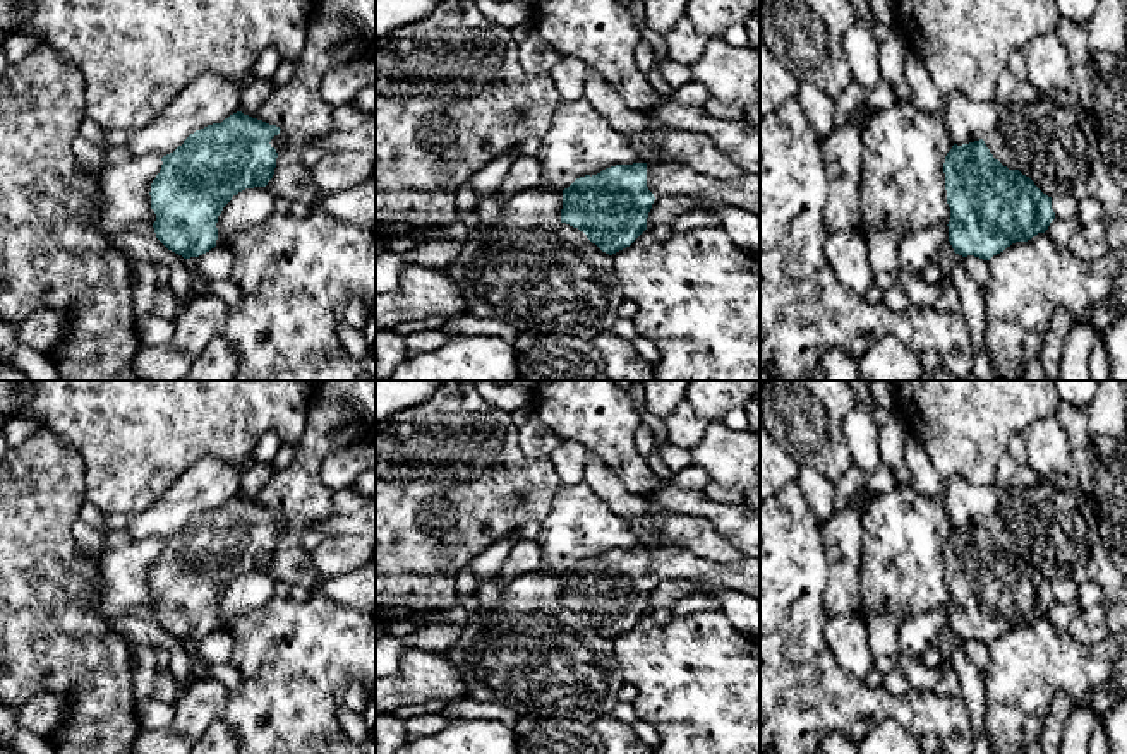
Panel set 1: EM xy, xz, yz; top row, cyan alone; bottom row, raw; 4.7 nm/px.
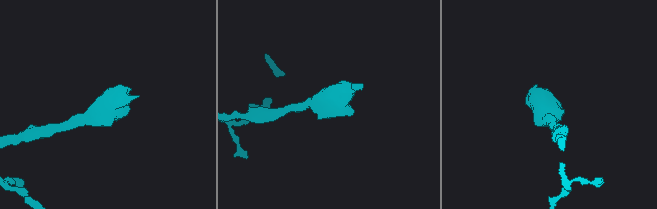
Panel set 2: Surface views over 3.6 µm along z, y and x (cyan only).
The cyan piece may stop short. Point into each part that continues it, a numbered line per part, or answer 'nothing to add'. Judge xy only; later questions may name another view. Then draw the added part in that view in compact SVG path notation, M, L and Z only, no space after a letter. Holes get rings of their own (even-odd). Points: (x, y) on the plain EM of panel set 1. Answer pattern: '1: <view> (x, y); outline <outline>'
nothing to add

